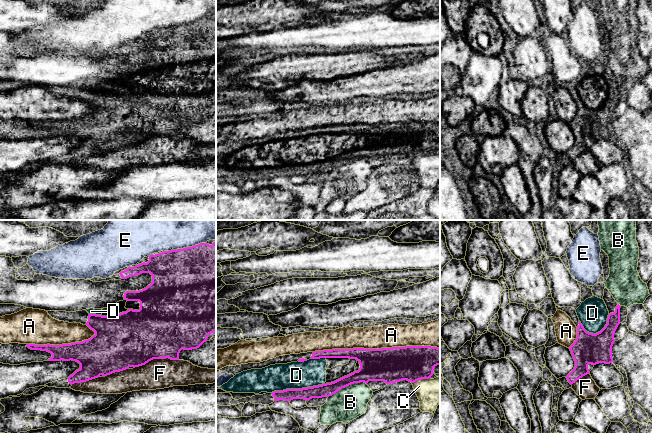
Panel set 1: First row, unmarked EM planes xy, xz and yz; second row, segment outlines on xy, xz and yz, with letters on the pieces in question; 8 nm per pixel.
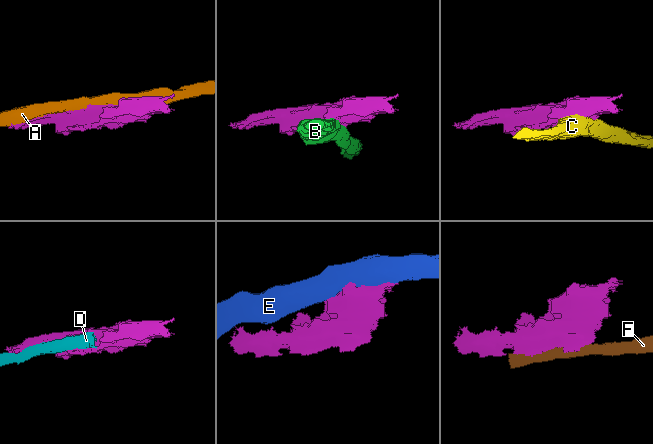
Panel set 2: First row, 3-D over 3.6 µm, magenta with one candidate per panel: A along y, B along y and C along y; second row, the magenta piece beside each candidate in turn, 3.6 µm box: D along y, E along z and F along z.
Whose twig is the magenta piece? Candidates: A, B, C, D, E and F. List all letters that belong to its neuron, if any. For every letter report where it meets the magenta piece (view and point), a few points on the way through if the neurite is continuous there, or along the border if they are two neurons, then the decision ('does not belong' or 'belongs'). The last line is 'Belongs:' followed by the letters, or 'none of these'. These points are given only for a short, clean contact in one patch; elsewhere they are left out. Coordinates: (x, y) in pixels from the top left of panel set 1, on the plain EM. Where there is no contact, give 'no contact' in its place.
A: contact xz (376, 125); does not belong
B: contact xz (347, 161); does not belong
C: contact xz (421, 155); does not belong
D: contact xz (297, 165); belongs
E: contact xy (184, 24); does not belong
F: contact xy (156, 134); does not belong
Belongs: D

